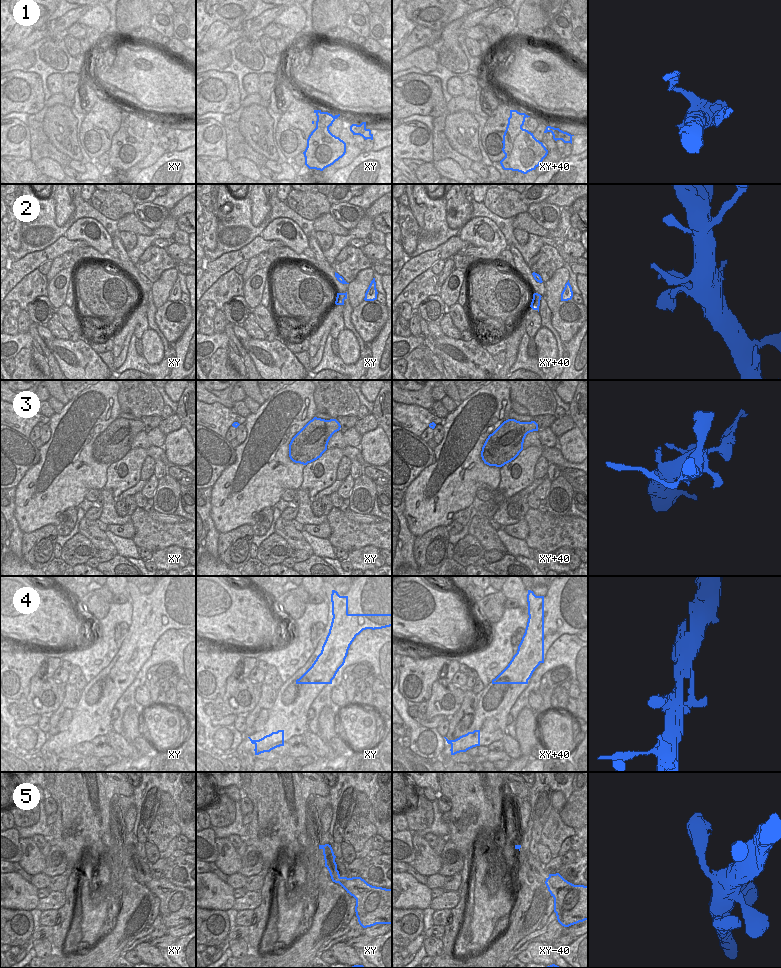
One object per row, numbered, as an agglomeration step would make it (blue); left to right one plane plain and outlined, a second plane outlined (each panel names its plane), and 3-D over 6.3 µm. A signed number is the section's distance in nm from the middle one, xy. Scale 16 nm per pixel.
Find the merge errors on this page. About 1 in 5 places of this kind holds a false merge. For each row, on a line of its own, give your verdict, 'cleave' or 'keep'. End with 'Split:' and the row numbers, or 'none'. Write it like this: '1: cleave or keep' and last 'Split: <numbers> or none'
1: cleave
2: keep
3: keep
4: keep
5: keep
Split: 1

